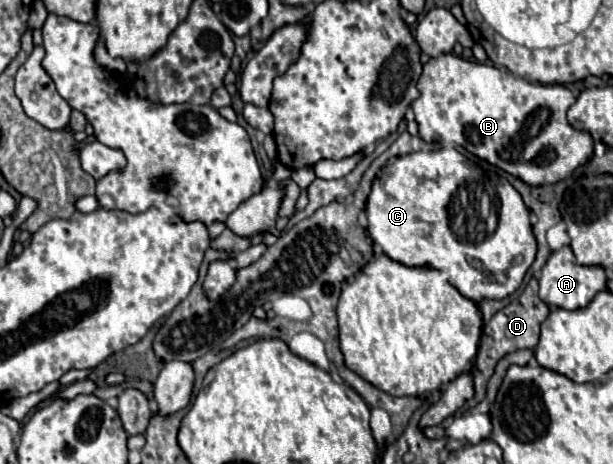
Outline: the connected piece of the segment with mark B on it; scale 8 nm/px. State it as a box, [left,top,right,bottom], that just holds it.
[411,53,593,185]

